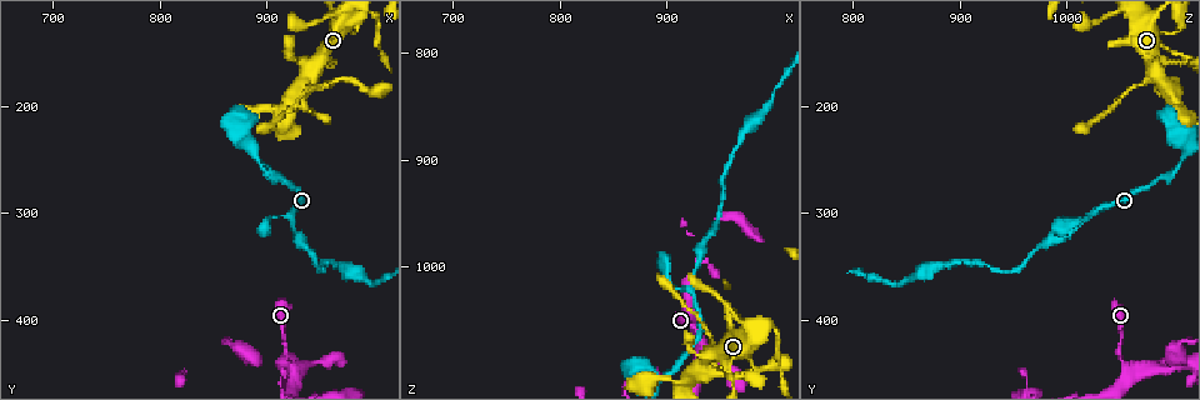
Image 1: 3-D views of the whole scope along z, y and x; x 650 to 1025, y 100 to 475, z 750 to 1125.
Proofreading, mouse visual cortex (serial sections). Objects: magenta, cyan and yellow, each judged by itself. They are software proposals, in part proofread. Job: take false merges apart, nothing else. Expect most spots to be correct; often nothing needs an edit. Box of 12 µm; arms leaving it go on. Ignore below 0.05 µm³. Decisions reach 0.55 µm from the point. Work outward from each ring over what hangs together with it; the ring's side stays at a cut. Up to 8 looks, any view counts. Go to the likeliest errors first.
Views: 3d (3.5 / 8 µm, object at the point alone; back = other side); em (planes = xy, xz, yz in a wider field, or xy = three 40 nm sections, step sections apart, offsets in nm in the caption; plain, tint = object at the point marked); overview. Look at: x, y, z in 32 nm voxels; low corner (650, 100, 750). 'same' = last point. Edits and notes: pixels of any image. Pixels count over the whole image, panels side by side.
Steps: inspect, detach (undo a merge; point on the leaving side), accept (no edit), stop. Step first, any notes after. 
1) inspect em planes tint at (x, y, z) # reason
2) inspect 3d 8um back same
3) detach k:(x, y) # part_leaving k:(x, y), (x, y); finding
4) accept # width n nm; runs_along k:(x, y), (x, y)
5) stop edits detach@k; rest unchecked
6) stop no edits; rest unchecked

inspect 3d 3.5um at (940, 184, 1066) # sudden change in width

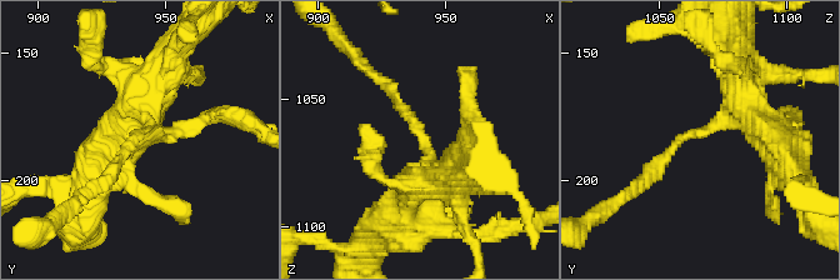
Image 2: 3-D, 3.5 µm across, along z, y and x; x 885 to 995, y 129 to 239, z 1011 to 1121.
inspect em xy step 3 tint at (940, 181, 1064) # arm_widths 150, 400 nm; shape alone is not enough

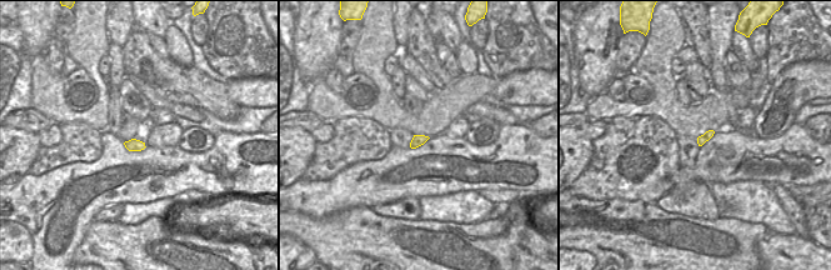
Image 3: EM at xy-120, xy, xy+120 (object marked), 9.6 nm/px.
accept # runs_along 2:(740, 80), (734, 106), (685, 134), (641, 184); one cell here

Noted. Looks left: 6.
inspect 3d 3.5um at (922, 302, 1024) # narrows sharply

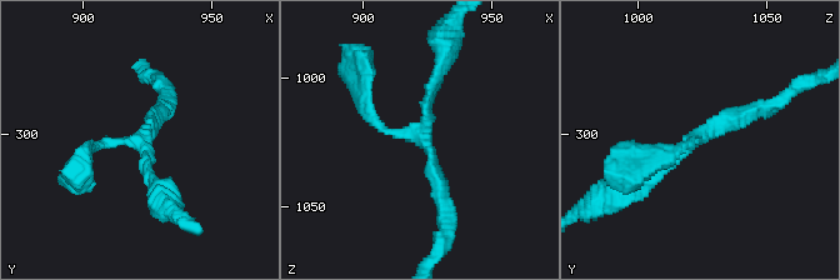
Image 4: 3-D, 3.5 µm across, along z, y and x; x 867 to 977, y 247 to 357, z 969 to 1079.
inspect em planes tint at (923, 301, 1025) # arms 3; arm_widths 150, 150, 200 nm

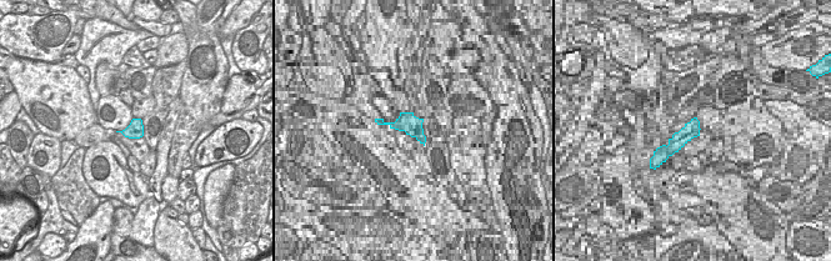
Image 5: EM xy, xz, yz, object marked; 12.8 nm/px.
accept # runs_along 4:(768, 104), (706, 128), (640, 185); one cell here

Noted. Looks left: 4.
inspect 3d 3.5um at (926, 448, 1058) # sudden change in width

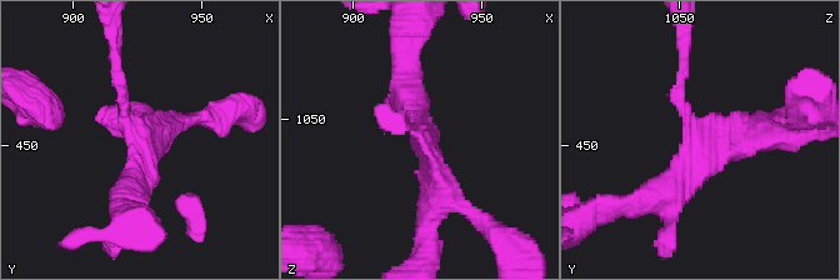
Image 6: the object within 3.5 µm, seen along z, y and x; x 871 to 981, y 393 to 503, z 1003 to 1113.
inspect em xy step 1 tint at (927, 448, 1058) # arms 3; arm_widths 150, 350, 400 nm

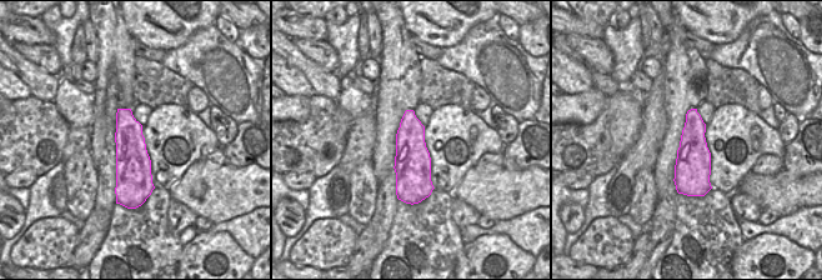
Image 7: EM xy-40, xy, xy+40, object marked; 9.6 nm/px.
accept # runs_along 6:(684, 69), (680, 103), (696, 141), (774, 138); all the same cell

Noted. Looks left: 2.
inspect 3d 3.5um at (982, 130, 1102) # abrupt turn

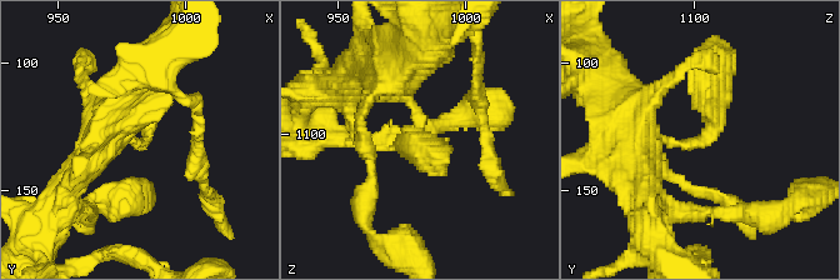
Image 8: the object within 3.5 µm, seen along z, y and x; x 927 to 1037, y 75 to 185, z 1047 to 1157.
inspect em xy step 2 tint at (984, 131, 1102) # arm_widths 350, 450 nm

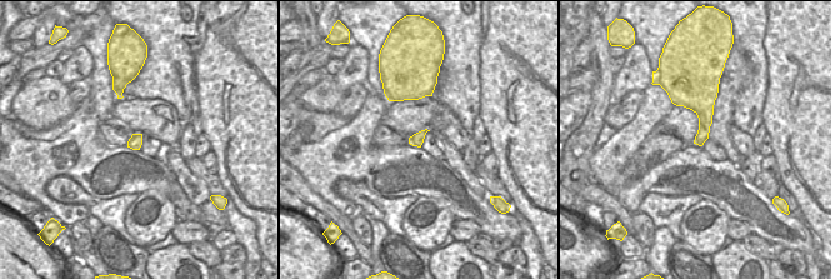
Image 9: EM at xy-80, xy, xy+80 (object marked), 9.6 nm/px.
accept # runs_along 8:(635, 134), (699, 141), (719, 65); all the same cell

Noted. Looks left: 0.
stop no edits; rest unchecked

